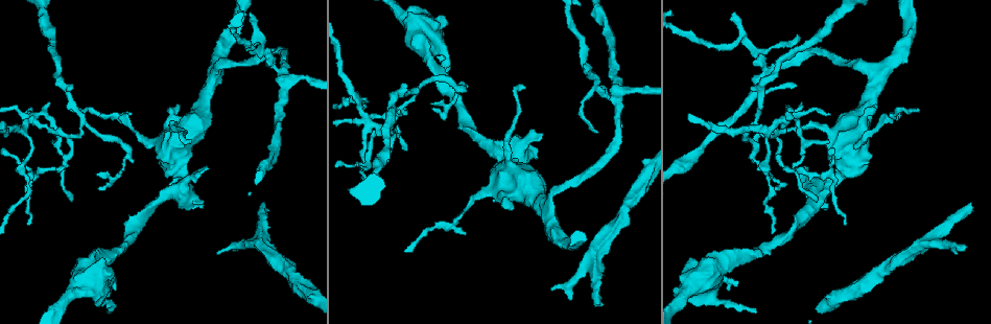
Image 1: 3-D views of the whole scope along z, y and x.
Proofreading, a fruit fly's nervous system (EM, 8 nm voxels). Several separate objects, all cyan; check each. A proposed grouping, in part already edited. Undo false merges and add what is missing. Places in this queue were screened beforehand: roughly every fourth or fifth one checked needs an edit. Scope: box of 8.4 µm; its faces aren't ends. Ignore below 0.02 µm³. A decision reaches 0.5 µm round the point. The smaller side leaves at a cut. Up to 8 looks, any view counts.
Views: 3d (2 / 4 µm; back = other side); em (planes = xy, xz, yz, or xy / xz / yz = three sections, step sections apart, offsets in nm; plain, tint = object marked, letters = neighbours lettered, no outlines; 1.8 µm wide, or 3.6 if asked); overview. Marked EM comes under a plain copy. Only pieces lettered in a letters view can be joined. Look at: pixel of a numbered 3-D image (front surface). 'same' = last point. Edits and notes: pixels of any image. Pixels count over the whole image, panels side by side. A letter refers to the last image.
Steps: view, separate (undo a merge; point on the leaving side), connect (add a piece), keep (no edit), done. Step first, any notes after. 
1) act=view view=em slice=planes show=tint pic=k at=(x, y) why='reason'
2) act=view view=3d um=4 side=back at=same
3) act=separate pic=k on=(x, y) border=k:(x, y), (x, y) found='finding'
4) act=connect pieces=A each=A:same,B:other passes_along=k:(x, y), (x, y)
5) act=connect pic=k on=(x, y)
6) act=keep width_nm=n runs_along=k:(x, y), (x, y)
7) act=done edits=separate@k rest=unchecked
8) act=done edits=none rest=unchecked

act=view view=em slice=planes show=letters pic=1 at=(596, 303)

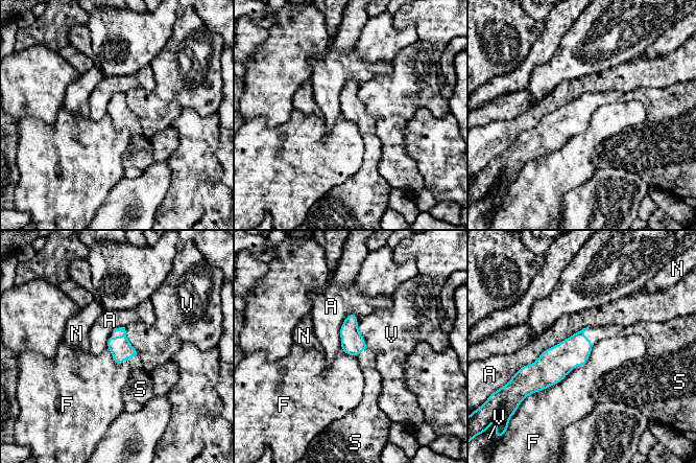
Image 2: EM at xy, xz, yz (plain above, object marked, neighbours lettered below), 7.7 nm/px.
act=connect pieces=S each=A:other,F:other,N:other,S:same,V:other passes_along=2:(121, 349), (117, 338), (118, 333) found='it goes on there'

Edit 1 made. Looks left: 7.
act=view view=overview why='see it whole again'

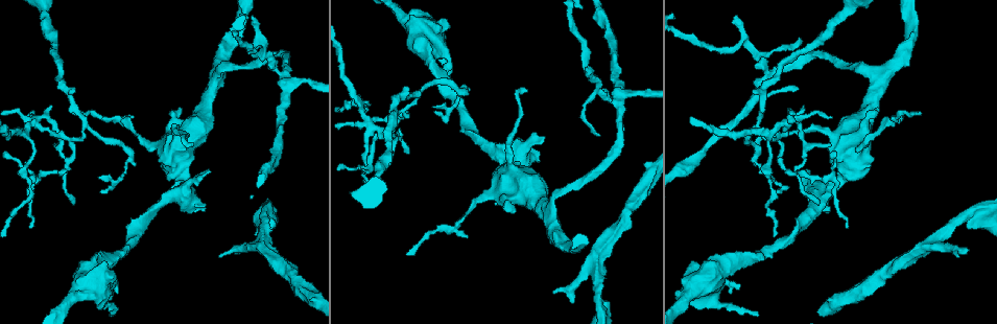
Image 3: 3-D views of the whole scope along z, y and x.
act=view view=3d um=4 pic=3 at=(784, 124) why='branch point'

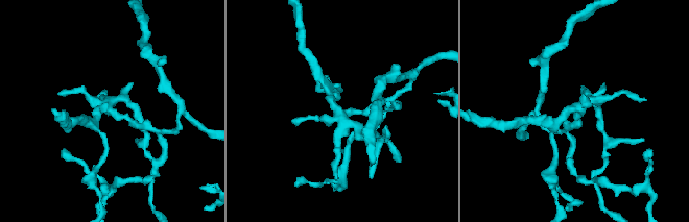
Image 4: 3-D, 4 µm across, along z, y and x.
act=view view=em um=3.6 slice=xy step=16 show=tint pic=4 at=(340, 114) why='need the tissue'

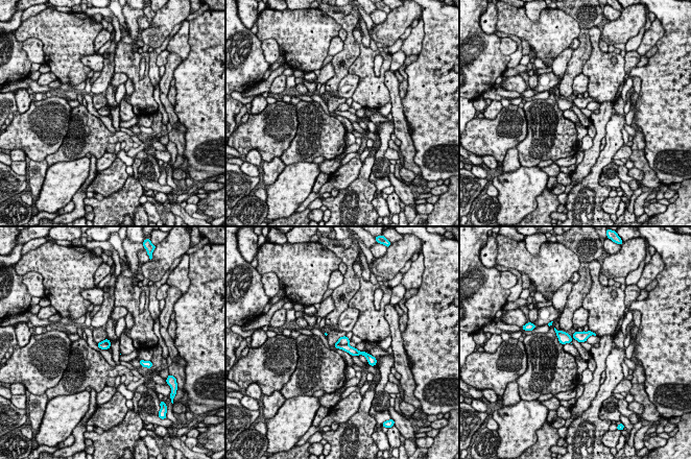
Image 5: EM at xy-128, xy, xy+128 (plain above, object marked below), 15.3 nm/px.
act=view view=em um=3.6 slice=planes show=letters at=same

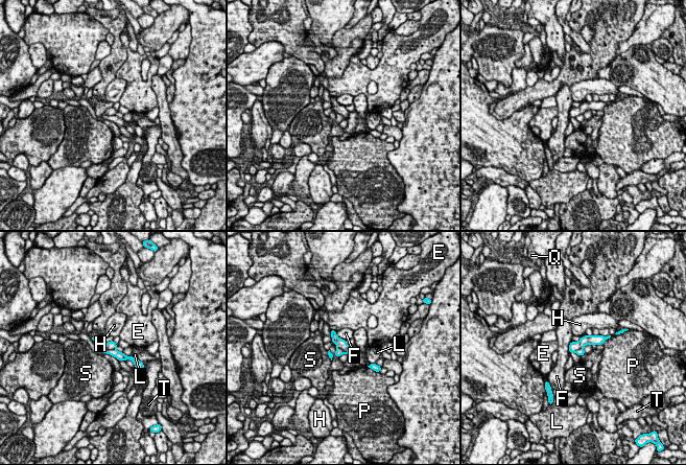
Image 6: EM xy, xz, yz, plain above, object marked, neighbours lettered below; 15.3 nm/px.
act=separate pic=6 on=(111, 345) each=E:other,F:other,H:other,L:other,P:other,Q:other,S:other,T:other border=6:(104, 346), (115, 349) found='two cells meet here'

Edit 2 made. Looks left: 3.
act=view view=3d um=2 pic=3 at=(205, 210) why='branch stops here'

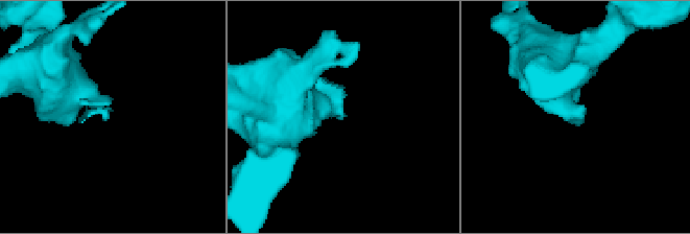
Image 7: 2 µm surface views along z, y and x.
act=view view=em slice=planes show=letters pic=7 at=(344, 116) why='need the tissue'

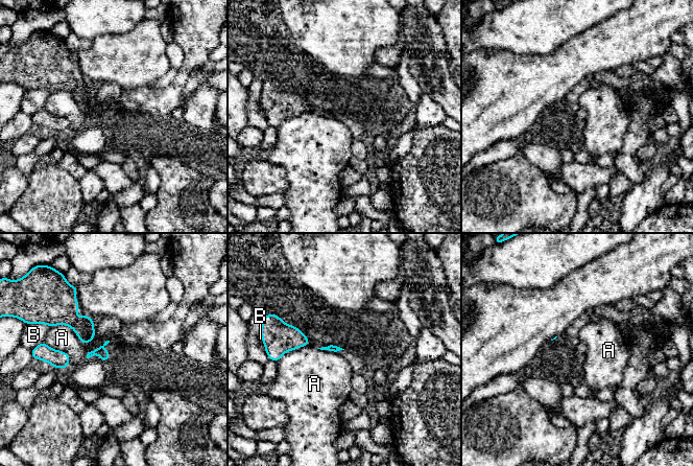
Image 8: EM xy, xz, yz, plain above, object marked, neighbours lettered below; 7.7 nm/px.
act=keep each=A:other,B:other border=8:(50, 326), (95, 336) found='no lettered piece goes on from it'

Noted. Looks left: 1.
act=done edits=connect@2,separate@6 rest=unchecked

